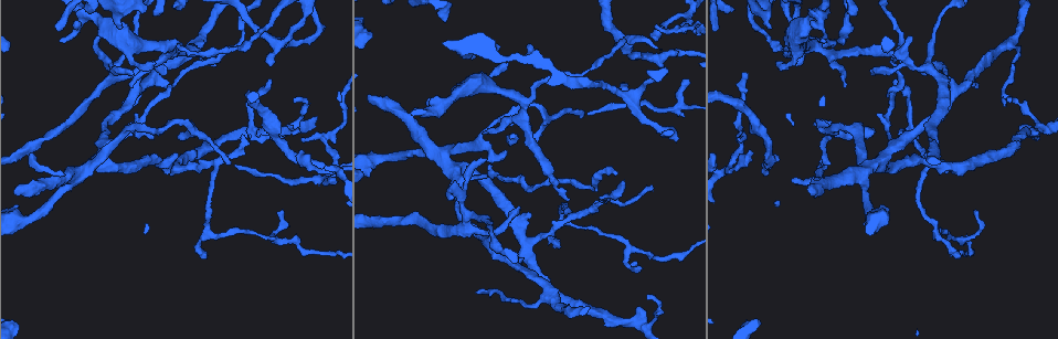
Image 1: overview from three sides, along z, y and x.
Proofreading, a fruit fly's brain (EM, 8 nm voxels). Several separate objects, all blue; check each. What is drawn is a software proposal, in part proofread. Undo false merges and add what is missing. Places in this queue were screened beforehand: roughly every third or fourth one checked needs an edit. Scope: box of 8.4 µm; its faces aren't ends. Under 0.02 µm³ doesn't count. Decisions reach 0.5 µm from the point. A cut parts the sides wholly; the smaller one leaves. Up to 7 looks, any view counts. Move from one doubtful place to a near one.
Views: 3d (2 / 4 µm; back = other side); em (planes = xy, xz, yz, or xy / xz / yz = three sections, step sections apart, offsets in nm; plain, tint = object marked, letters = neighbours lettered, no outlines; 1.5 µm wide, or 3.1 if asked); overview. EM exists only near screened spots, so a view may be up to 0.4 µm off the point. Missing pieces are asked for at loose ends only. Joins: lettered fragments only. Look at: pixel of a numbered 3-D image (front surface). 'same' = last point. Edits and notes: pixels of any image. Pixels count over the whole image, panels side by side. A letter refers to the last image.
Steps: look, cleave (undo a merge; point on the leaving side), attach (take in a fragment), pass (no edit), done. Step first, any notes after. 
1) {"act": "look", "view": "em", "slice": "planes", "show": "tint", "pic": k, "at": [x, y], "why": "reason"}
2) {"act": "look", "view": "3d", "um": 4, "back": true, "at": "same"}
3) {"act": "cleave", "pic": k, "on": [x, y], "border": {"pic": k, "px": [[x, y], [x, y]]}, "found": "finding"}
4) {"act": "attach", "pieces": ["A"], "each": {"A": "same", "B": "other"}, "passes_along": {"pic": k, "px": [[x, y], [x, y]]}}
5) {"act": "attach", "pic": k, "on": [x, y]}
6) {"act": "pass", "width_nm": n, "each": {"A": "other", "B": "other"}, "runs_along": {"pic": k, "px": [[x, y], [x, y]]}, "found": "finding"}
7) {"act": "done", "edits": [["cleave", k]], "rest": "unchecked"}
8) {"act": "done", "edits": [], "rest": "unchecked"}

{"act": "look", "view": "em", "slice": "yz", "step": 4, "show": "tint", "pic": 1, "at": [769, 27], "why": "an open end"}

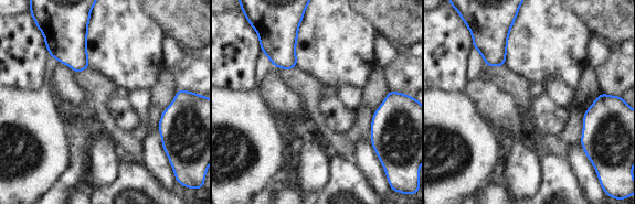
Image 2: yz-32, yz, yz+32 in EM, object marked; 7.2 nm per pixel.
{"act": "look", "view": "em", "slice": "planes", "show": "letters", "at": "same", "why": "another direction"}

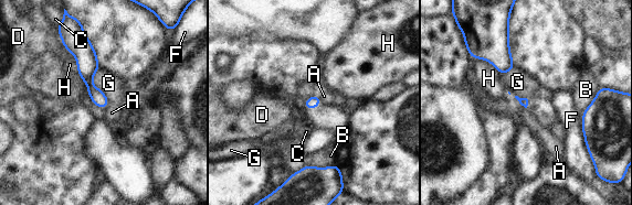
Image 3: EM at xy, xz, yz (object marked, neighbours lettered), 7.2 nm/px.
{"act": "pass", "each": {"A": "other", "B": "other", "C": "other", "D": "other", "F": "other", "G": "other", "H": "other"}, "runs_along": {"pic": 3, "px": [[78, 41], [87, 81], [104, 105]]}, "found": "no lettered fragment goes on from it"}

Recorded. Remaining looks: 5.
{"act": "look", "view": "em", "slice": "planes", "show": "letters", "pic": 1, "at": [152, 136], "why": "an open end"}

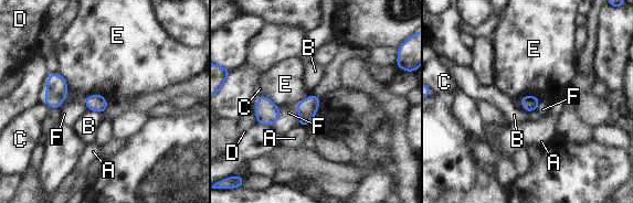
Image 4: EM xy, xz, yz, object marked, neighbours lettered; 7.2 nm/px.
{"act": "pass", "width_nm": 120, "each": {"A": "other", "B": "other", "C": "other", "D": "other", "E": "other", "F": "other"}, "found": "none of them fits"}

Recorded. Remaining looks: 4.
{"act": "look", "view": "3d", "um": 4, "back": true, "pic": 1, "at": [213, 163], "why": "side arm on a straight run"}

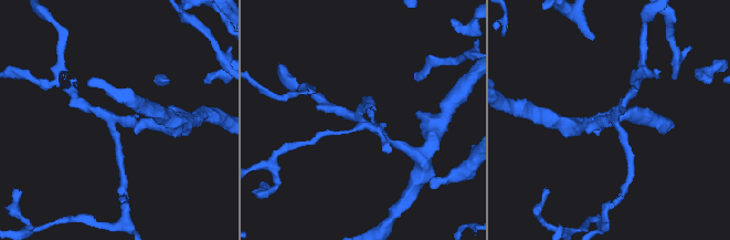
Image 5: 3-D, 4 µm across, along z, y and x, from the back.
{"act": "look", "view": "em", "slice": "planes", "show": "plain", "pic": 5, "at": [118, 117], "arms": 3, "why": "need the tissue"}

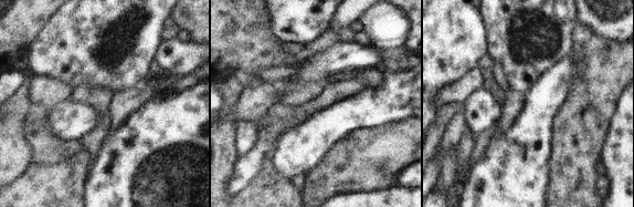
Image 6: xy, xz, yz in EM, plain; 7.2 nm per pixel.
{"act": "look", "view": "em", "slice": "planes", "show": "letters", "at": "same", "why": "see the neighbours"}

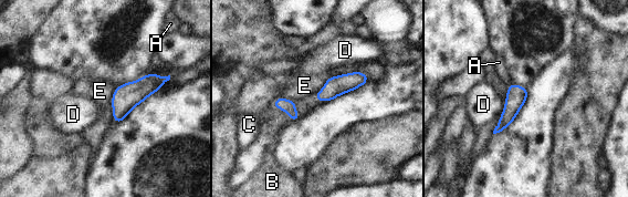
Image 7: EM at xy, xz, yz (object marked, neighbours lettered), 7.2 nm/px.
{"act": "pass", "each": {"A": "other", "B": "other", "C": "other", "D": "other", "E": "other"}, "runs_along": {"pic": 7, "px": [[365, 79], [336, 85], [317, 97]]}, "found": "continuous, no second cell"}

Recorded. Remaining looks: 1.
{"act": "done", "edits": [], "rest": "unchecked"}

